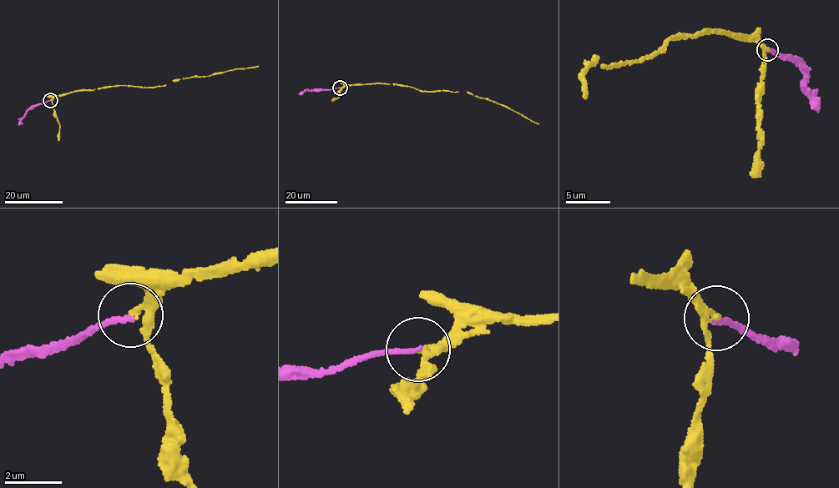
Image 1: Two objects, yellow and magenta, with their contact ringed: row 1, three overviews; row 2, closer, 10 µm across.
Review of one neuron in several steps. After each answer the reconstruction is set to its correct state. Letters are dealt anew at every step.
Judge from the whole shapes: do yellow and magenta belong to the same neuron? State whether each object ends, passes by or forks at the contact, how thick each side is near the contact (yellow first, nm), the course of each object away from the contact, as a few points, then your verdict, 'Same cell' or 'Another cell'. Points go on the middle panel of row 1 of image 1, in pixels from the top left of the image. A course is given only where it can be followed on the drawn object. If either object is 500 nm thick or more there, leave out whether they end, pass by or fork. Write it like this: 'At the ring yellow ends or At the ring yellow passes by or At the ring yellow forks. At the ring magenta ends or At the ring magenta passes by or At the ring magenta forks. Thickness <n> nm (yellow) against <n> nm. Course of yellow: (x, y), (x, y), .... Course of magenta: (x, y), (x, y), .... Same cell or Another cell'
At the ring yellow passes by. At the ring magenta ends. Thickness 150 nm (yellow) against 150 nm. Course of yellow: (341, 88), (374, 83), (395, 84), (431, 92), (468, 92), (506, 106), (538, 123). Course of magenta: (341, 88), (305, 90), (299, 94). Same cell

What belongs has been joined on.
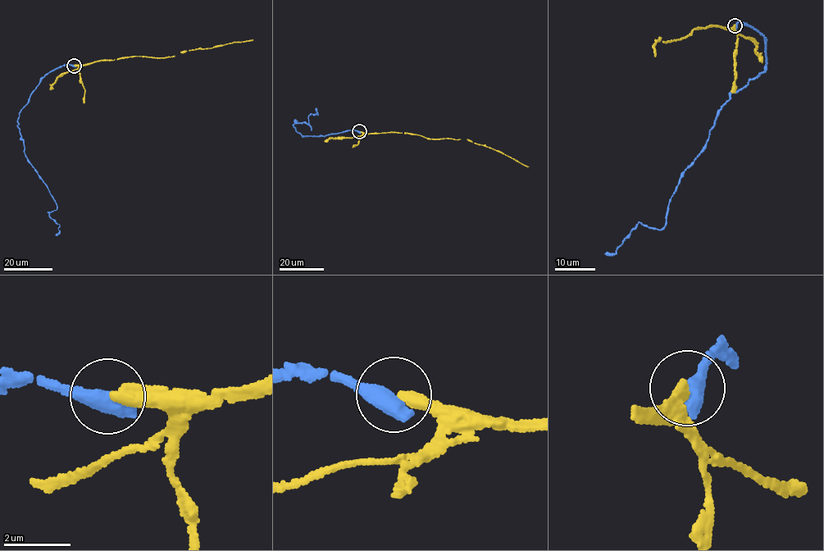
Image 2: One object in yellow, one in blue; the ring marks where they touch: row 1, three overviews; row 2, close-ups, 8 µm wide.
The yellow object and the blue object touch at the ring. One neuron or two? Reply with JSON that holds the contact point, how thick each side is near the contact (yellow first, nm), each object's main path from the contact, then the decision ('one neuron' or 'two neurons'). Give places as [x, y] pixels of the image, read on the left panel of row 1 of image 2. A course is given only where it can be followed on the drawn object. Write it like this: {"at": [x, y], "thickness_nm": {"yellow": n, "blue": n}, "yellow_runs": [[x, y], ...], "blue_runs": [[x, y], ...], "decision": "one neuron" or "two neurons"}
{"at": [74, 66], "thickness_nm": {"yellow": 400, "blue": 650}, "yellow_runs": [[74, 66], [135, 56], [172, 56], [190, 50], [252, 39]], "blue_runs": [[73, 66], [66, 64], [50, 71], [17, 120], [24, 153], [56, 206], [48, 212], [59, 225], [56, 235]], "decision": "two neurons"}

